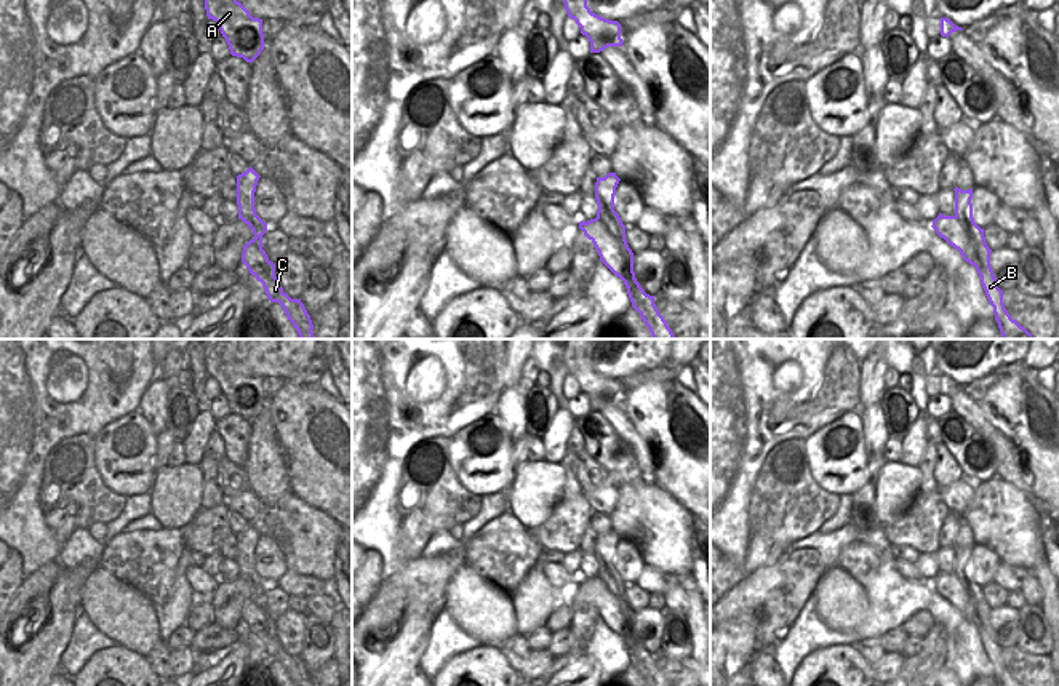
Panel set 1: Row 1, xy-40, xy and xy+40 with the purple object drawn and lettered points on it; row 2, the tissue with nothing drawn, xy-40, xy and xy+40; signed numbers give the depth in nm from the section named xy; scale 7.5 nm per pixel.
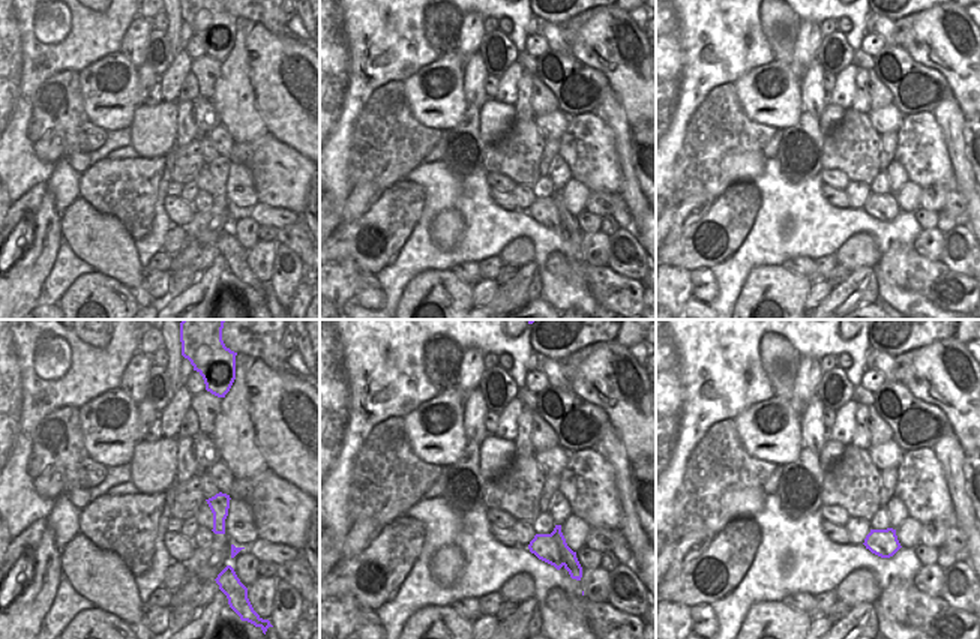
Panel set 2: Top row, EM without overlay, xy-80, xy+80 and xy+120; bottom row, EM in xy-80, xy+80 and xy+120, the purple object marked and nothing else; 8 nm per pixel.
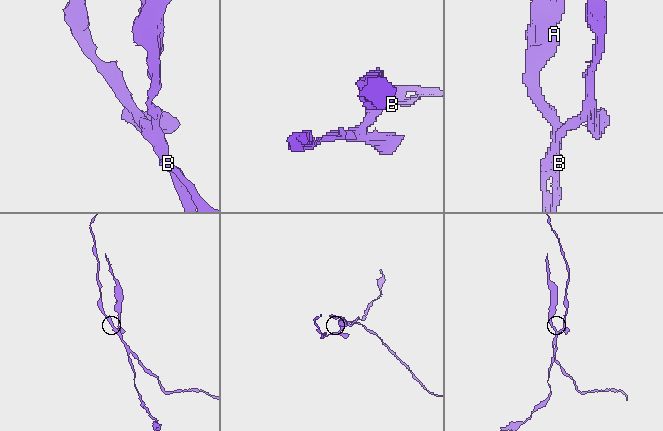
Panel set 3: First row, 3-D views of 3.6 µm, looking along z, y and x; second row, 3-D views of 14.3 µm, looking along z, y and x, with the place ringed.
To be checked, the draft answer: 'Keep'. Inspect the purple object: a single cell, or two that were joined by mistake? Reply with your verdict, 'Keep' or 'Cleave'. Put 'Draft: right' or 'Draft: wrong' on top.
Draft: wrong
Cleave

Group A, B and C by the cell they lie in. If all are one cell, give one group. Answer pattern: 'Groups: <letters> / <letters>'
Groups: A B / C

